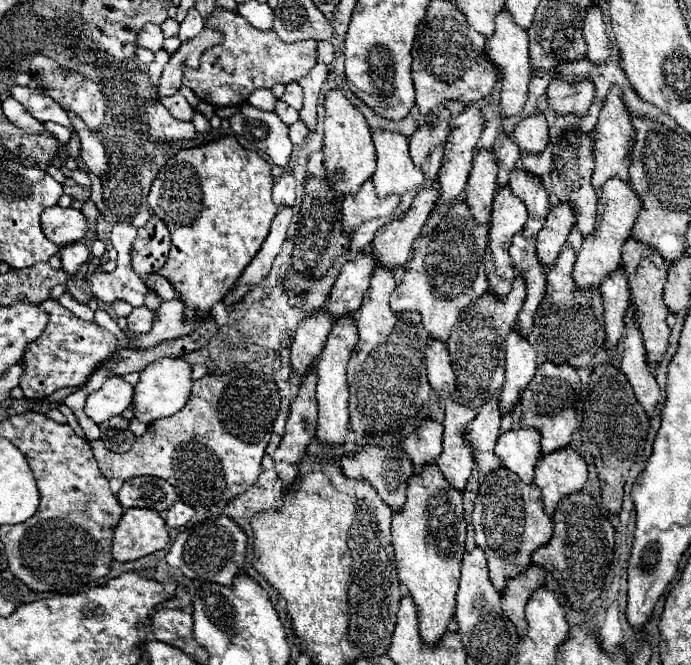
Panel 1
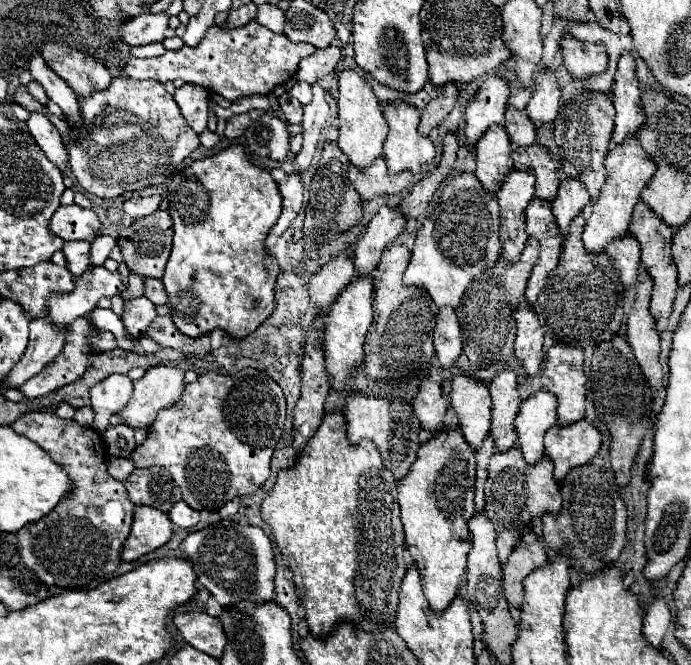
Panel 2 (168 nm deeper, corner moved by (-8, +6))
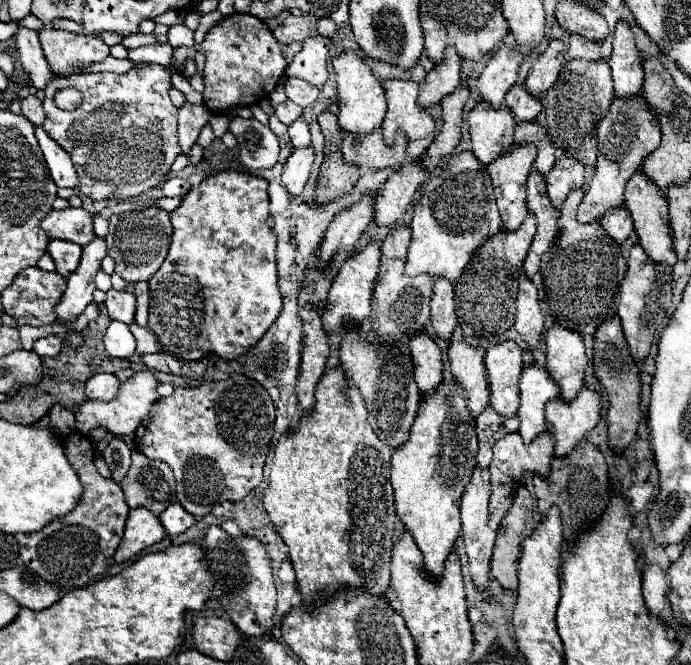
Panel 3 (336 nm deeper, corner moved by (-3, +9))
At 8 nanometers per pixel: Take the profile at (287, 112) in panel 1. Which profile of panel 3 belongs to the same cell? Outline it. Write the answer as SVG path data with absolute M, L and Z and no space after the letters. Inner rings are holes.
M287 99L285 103L275 105L275 113L277 113L277 117L279 117L279 121L281 121L281 123L291 125L297 117L301 117L303 109L301 109L297 103L293 103L293 101L289 101L289 99Z

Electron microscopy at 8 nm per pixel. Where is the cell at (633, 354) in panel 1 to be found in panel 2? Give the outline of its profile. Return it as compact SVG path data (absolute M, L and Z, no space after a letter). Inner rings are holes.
M642 272L642 280L636 290L636 302L628 314L626 338L650 386L660 388L664 378L662 366L658 362L660 334L656 330L656 320L650 314L650 294L652 294L652 278L648 276L648 272Z

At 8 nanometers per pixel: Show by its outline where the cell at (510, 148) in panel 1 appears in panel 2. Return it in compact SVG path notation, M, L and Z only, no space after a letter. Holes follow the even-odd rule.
M508 106L506 110L506 130L510 134L512 146L530 146L536 142L536 126L534 122L528 118L526 110L518 110L514 106Z

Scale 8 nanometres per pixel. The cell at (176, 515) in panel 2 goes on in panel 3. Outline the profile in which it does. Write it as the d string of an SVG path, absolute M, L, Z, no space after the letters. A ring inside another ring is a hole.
M171 503L161 515L159 515L167 535L177 535L177 533L183 533L187 531L193 523L195 523L195 517L191 517L183 507L181 503Z

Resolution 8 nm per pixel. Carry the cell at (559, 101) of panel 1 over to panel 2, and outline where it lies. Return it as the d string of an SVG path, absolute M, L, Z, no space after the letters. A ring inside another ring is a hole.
M564 34L562 40L564 64L568 72L576 78L588 78L592 74L600 74L608 66L606 46L600 42L580 42L570 34Z

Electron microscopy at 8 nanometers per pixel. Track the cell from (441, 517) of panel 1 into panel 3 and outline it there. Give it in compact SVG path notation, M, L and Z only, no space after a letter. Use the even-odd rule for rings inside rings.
M441 383L431 395L421 399L415 423L411 427L411 435L407 443L393 451L391 459L391 485L395 491L395 509L403 523L403 527L411 533L417 547L423 553L425 573L433 579L439 579L445 569L445 561L449 553L455 549L459 533L461 533L461 519L459 519L459 503L461 495L473 475L475 469L475 453L477 453L477 435L475 435L475 421L467 411L467 395L465 391L453 383Z

